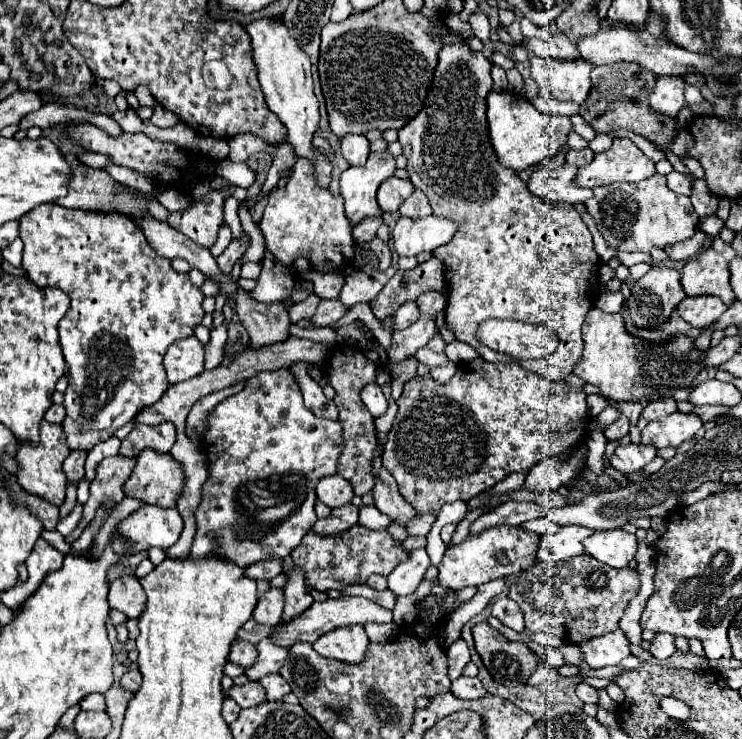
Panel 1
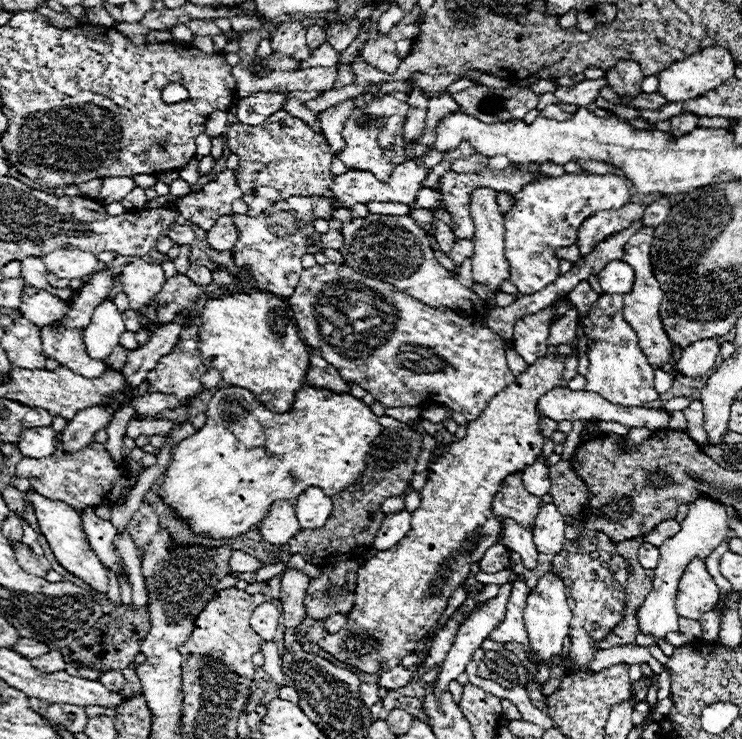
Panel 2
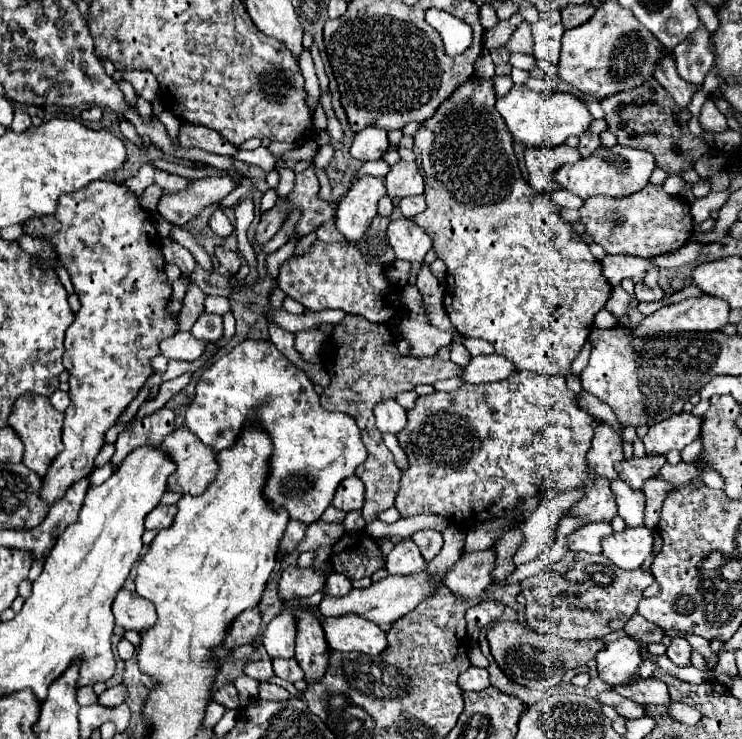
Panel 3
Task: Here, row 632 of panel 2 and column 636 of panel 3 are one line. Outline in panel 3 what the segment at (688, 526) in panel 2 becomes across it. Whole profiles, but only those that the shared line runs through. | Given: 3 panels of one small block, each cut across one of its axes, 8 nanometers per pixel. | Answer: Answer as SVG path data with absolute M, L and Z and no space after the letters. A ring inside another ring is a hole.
M626 636L606 644L596 654L596 662L598 662L596 666L598 676L610 686L616 686L616 684L624 684L634 676L634 670L640 666L642 656L636 640Z

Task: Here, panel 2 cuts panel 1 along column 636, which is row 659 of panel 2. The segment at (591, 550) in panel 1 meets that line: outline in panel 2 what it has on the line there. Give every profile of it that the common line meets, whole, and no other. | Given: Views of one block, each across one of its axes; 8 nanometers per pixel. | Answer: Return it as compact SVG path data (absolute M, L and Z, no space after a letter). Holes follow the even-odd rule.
M548 570L538 580L538 584L532 588L532 592L528 594L526 608L524 608L524 624L526 624L526 632L528 632L528 638L530 638L532 650L538 652L538 656L542 658L540 662L548 664L550 668L554 666L550 662L550 658L556 656L556 654L562 654L562 640L570 632L570 618L572 618L572 612L570 612L570 606L566 602L564 582L554 570Z

